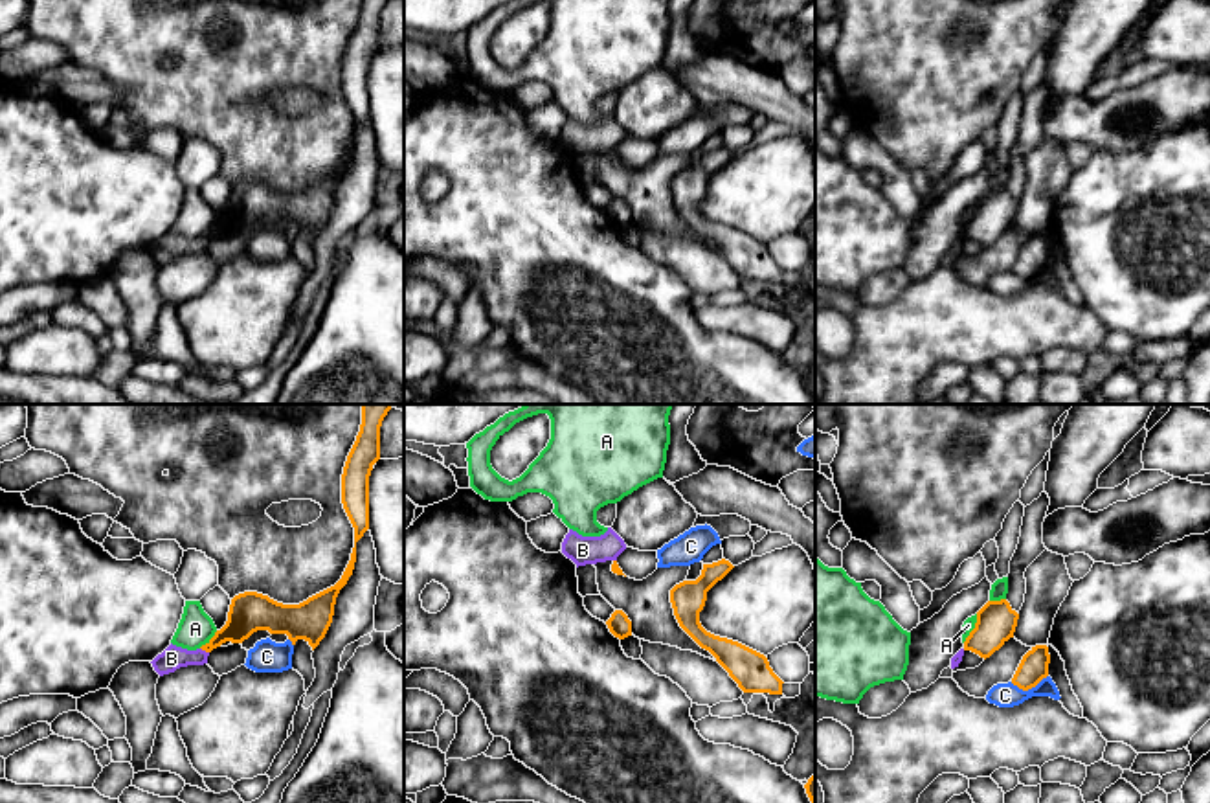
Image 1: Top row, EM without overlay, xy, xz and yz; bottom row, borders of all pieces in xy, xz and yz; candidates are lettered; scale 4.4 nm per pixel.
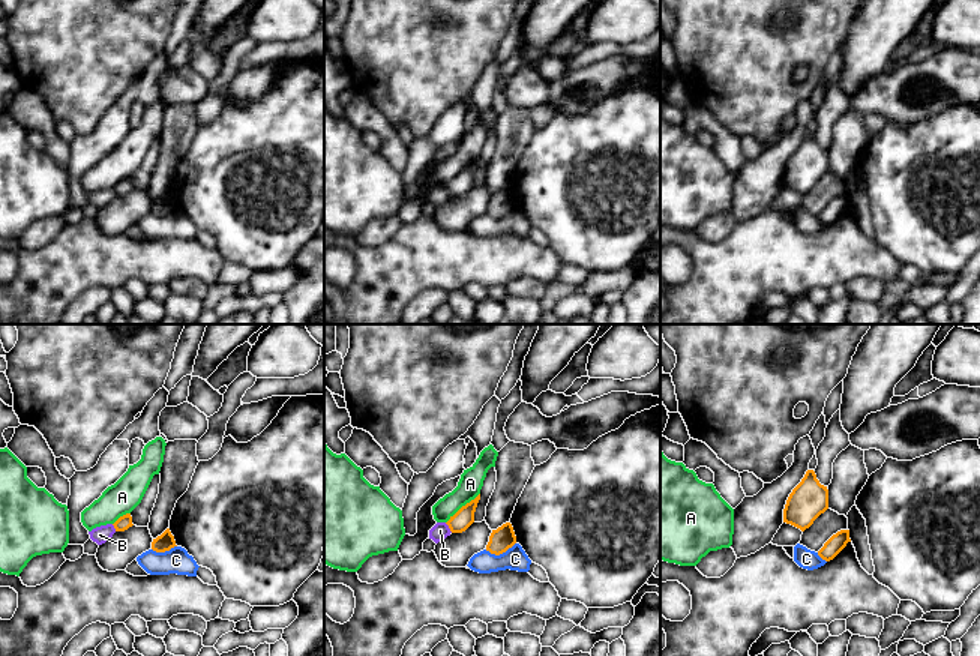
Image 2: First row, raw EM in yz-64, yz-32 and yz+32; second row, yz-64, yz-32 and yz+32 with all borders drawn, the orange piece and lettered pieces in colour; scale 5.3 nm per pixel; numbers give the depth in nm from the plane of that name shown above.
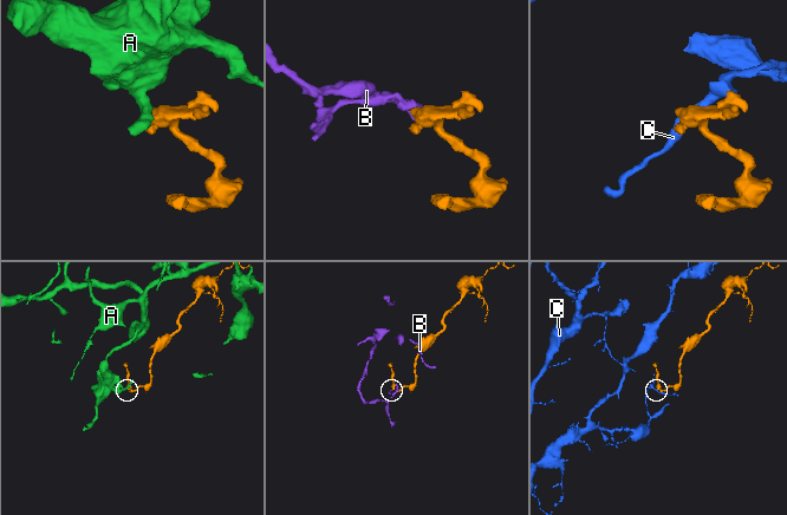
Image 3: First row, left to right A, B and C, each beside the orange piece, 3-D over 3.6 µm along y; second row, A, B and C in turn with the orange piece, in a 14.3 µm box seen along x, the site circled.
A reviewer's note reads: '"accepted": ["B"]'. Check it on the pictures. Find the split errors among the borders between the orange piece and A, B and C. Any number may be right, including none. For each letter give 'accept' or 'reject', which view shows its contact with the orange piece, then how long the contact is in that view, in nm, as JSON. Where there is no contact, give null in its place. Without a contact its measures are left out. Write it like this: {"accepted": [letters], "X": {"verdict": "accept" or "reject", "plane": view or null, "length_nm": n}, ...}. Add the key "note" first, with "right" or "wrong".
{"note": "wrong", "accepted": [], "A": {"verdict": "reject", "plane": "yz", "length_nm": 140}, "B": {"verdict": "reject", "plane": "xy", "length_nm": 50}, "C": {"verdict": "reject", "plane": "yz", "length_nm": 170}}

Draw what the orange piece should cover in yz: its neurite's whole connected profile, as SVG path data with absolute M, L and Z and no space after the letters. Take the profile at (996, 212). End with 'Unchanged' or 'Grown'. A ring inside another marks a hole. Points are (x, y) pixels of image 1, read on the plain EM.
M1006 187L988 189L977 200L977 211L964 230L964 239L971 239L984 248L990 246L1010 226L1014 226L1017 208L1019 202Z. Unchanged

